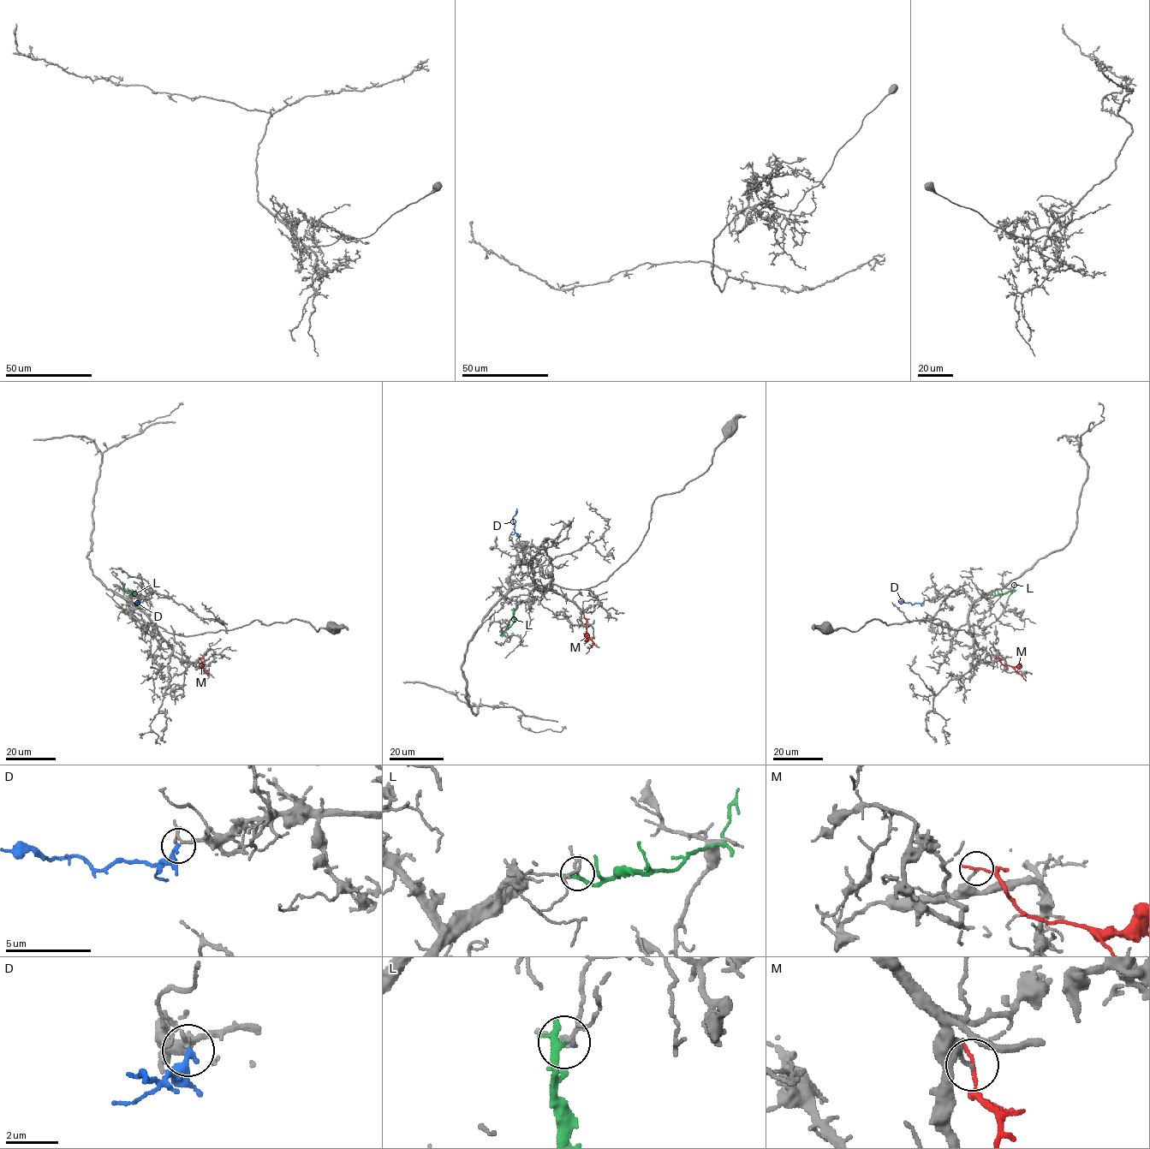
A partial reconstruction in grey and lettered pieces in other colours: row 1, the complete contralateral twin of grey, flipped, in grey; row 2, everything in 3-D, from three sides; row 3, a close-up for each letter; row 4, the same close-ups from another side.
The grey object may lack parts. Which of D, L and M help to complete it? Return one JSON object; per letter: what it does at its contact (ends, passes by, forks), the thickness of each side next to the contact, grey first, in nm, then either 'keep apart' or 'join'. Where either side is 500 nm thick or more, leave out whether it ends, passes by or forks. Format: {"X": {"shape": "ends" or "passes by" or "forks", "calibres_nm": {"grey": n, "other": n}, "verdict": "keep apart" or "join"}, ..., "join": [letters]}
{"D": {"shape": "ends", "calibres_nm": {"grey": 130, "other": 280}, "verdict": "join"}, "L": {"shape": "ends", "calibres_nm": {"grey": 120, "other": 280}, "verdict": "keep apart"}, "M": {"shape": "ends", "calibres_nm": {"grey": 120, "other": 150}, "verdict": "keep apart"}, "join": ["D"]}

